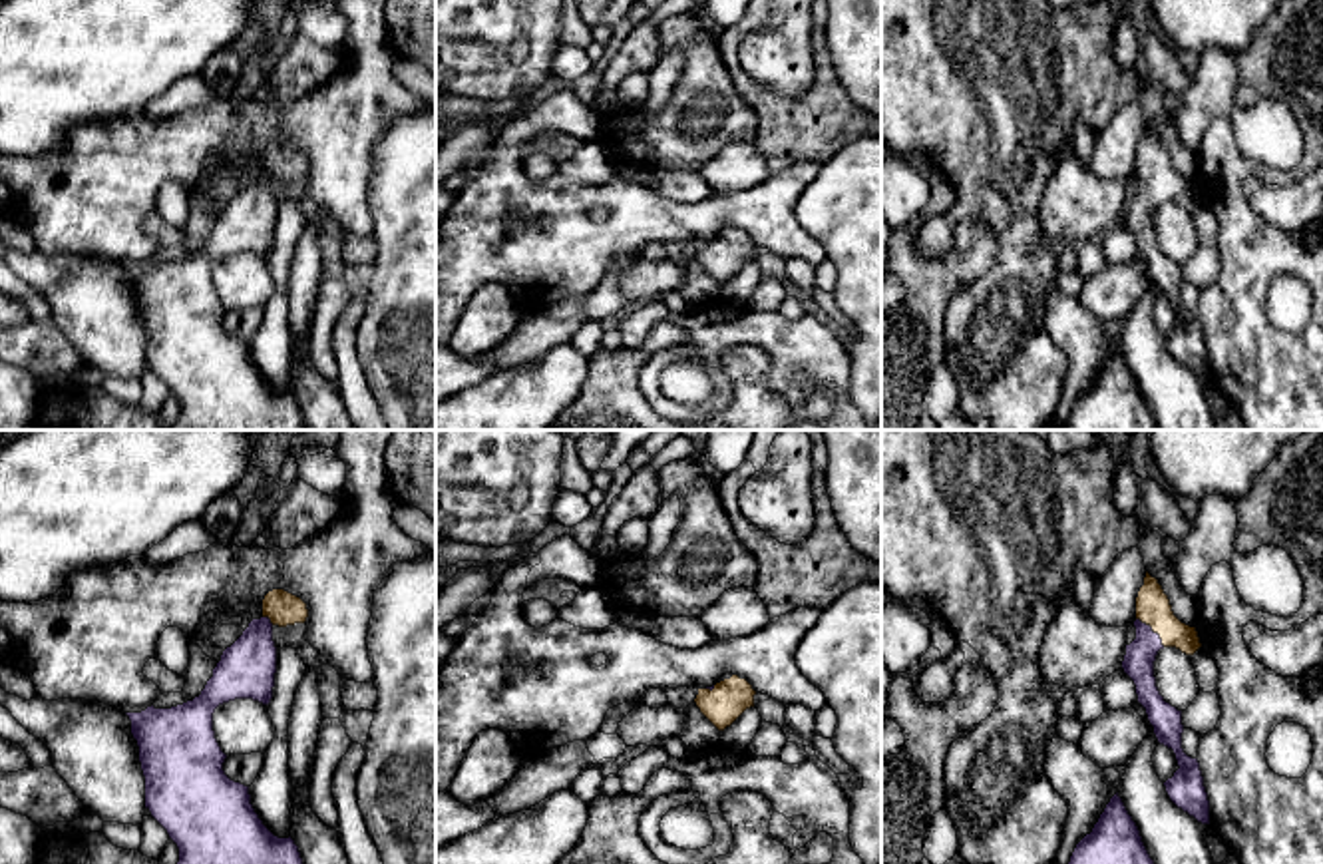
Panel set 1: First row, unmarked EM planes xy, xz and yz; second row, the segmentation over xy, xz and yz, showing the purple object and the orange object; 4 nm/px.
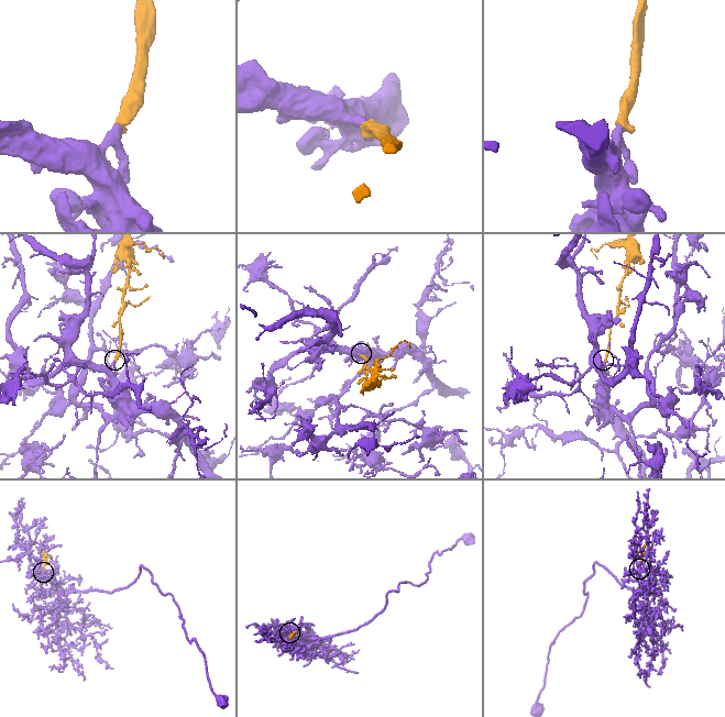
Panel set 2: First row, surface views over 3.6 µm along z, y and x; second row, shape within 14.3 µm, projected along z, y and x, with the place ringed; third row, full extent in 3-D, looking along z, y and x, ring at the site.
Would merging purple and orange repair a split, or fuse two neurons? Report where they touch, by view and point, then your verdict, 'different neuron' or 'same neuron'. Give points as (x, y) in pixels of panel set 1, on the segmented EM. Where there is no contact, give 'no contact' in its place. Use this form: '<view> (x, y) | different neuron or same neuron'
yz (1150, 630) | same neuron

